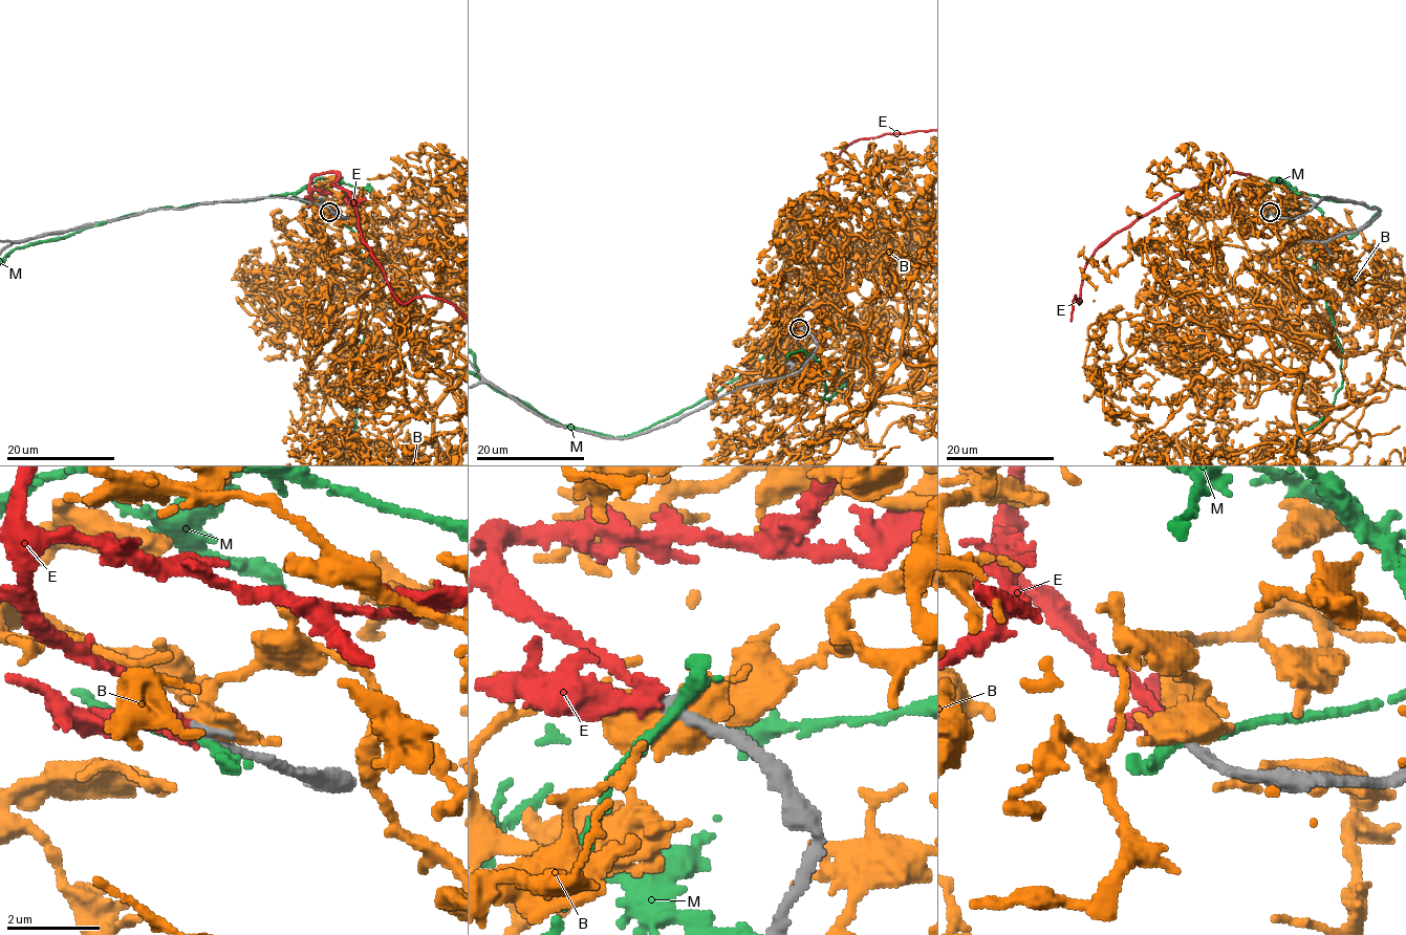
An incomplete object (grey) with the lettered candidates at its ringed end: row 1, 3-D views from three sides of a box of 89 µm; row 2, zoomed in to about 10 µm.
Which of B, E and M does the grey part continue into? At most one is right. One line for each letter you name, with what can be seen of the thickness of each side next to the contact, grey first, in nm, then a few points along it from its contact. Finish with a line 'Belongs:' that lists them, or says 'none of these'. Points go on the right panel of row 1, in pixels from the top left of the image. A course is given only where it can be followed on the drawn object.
E: 280 nm thick on the grey side, 280 nm on the other
Belongs: E

